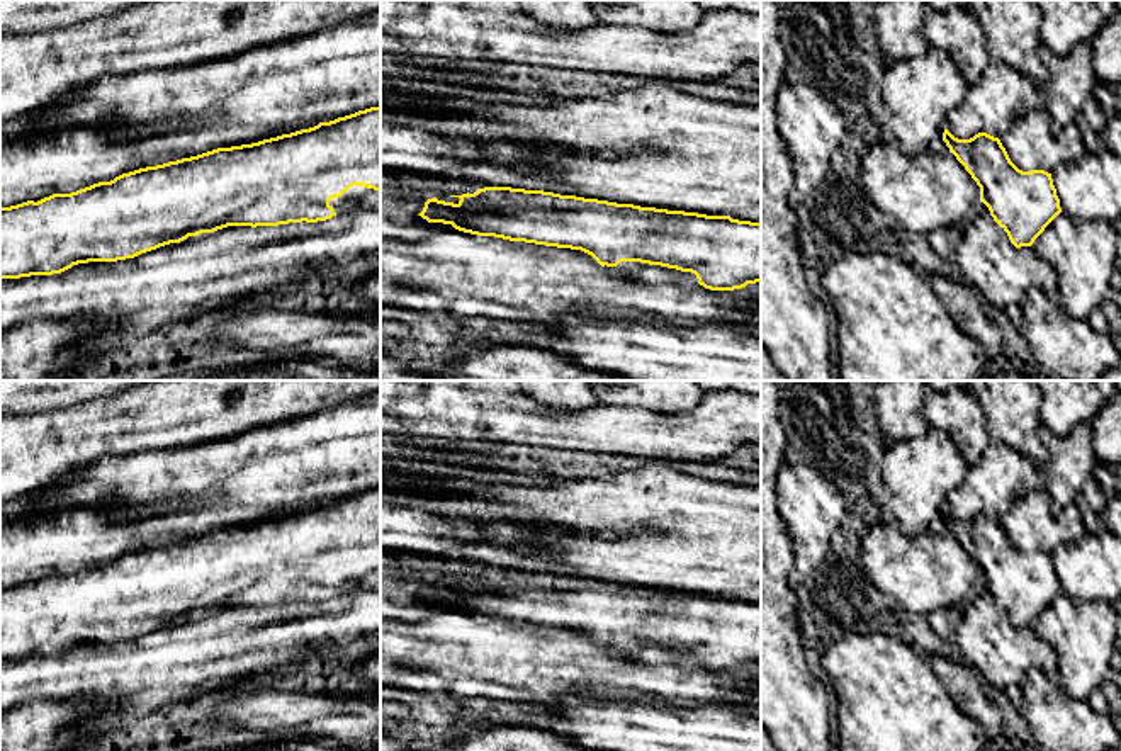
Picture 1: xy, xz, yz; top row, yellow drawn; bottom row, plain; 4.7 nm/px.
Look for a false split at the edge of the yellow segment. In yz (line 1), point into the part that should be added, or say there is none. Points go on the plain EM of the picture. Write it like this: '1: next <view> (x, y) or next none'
1: next none

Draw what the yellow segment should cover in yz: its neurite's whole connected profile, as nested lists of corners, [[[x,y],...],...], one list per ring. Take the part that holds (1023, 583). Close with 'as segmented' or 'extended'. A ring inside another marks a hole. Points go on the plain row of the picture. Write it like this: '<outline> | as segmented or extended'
[[[944,510],[943,522],[977,562],[980,583],[1016,629],[1031,627],[1062,593],[1051,554],[1019,551],[999,518],[978,513],[958,520]]] | as segmented

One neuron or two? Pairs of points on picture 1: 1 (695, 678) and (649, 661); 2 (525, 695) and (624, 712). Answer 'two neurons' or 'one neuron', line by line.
1: one neuron
2: two neurons

